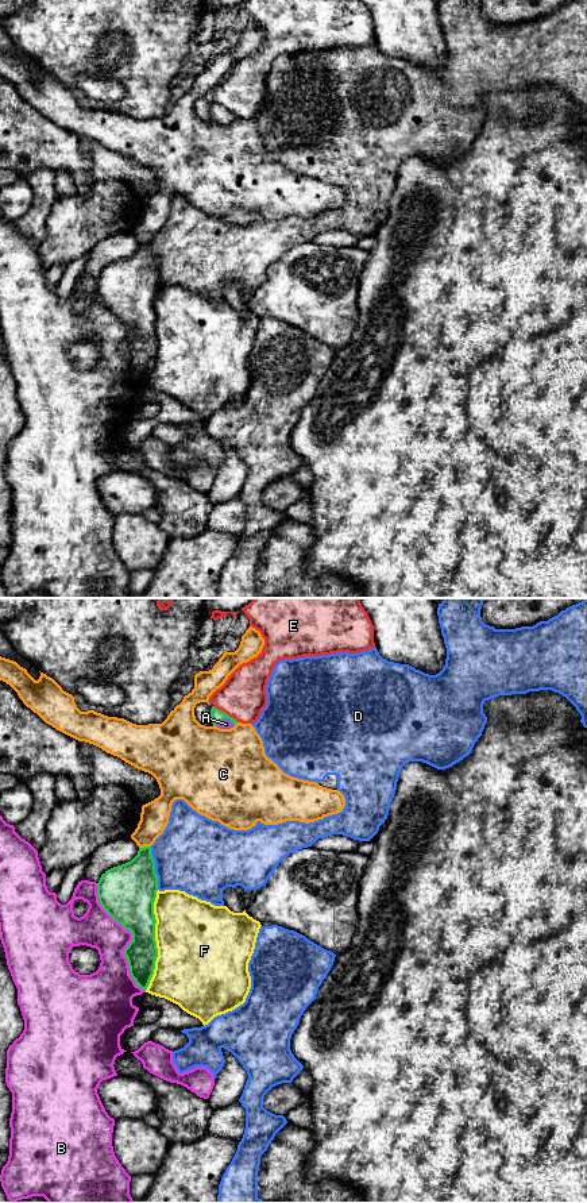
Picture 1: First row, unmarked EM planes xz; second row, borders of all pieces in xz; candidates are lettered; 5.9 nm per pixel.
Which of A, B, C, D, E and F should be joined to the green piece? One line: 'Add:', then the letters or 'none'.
Add: A

